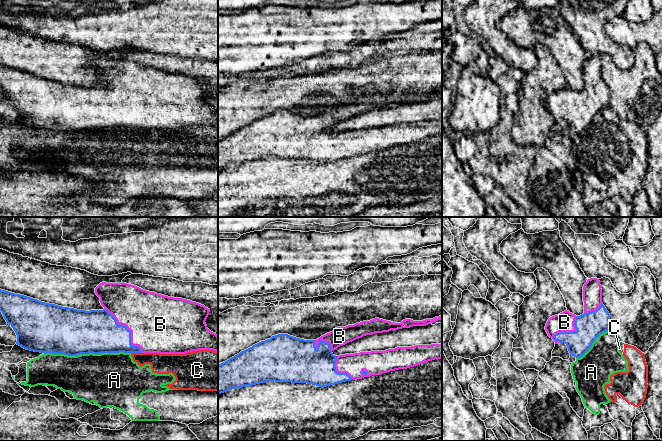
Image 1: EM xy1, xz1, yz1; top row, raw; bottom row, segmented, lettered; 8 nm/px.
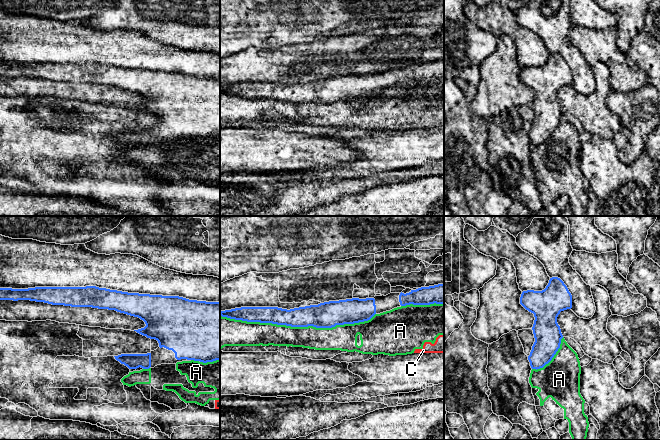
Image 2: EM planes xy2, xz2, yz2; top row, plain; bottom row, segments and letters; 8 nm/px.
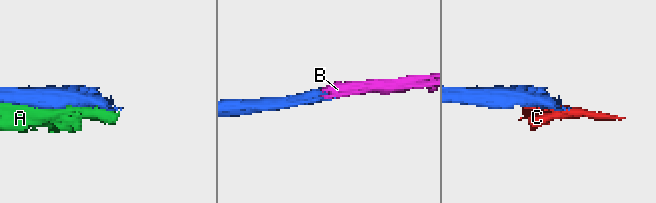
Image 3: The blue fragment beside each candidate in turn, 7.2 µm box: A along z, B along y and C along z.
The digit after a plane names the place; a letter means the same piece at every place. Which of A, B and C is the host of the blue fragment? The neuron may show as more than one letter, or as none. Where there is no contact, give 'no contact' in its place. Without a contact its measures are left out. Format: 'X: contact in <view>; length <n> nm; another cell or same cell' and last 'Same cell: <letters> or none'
A: contact in xz2; length 1250 nm; another cell
B: contact in xy1; length 460 nm; same cell
C: contact in xy1; length 90 nm; another cell
Same cell: B

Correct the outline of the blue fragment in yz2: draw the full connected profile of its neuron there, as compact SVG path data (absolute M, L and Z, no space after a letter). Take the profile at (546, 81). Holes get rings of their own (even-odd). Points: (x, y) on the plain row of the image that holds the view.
M552 53L546 64L542 67L523 67L520 73L520 80L526 86L533 89L535 93L532 103L535 118L528 132L528 136L531 144L537 146L548 140L560 124L563 111L557 99L557 93L561 87L572 84L572 71L560 54Z

